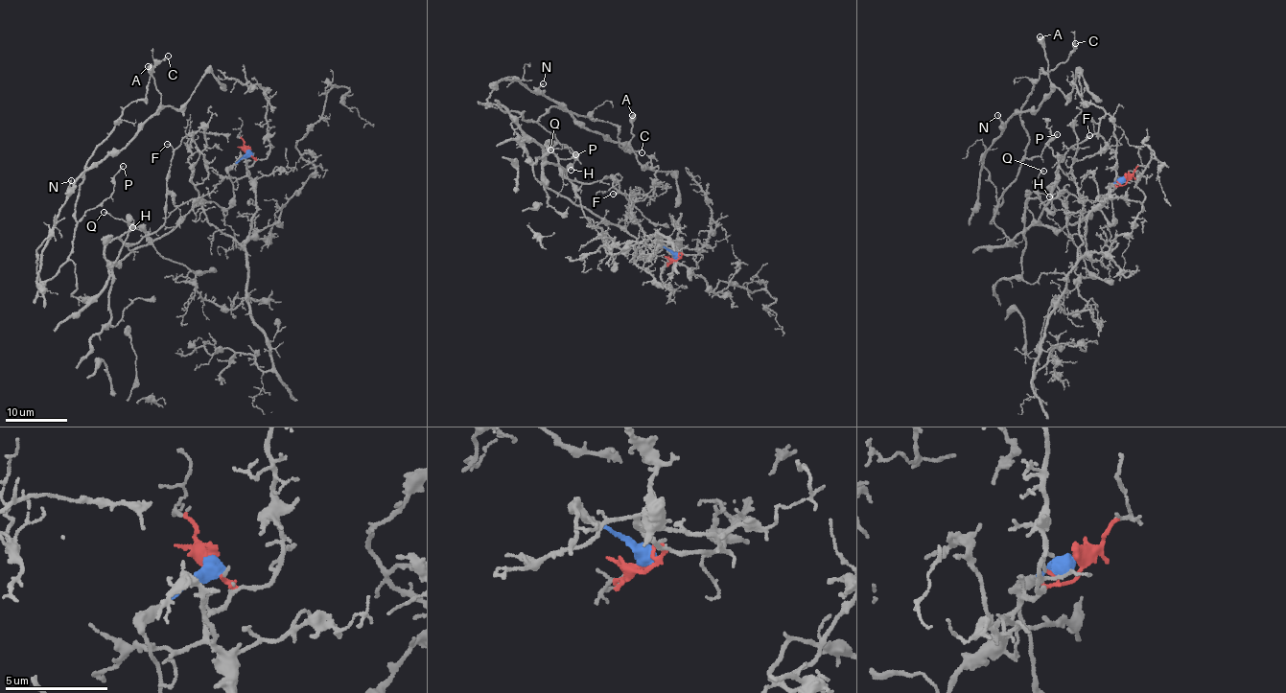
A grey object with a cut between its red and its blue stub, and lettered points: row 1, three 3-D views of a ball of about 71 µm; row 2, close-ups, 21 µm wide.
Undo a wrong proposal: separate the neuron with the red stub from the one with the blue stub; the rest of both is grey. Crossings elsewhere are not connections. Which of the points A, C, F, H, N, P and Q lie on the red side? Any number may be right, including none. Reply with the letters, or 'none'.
none

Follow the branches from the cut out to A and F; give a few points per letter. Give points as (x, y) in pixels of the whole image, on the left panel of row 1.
A: (248, 151), (227, 208), (199, 203), (72, 294), (79, 187), (158, 107), (148, 65)
F: (248, 151), (228, 171), (227, 208), (199, 203), (111, 265), (123, 245), (165, 221), (175, 151), (167, 144)

